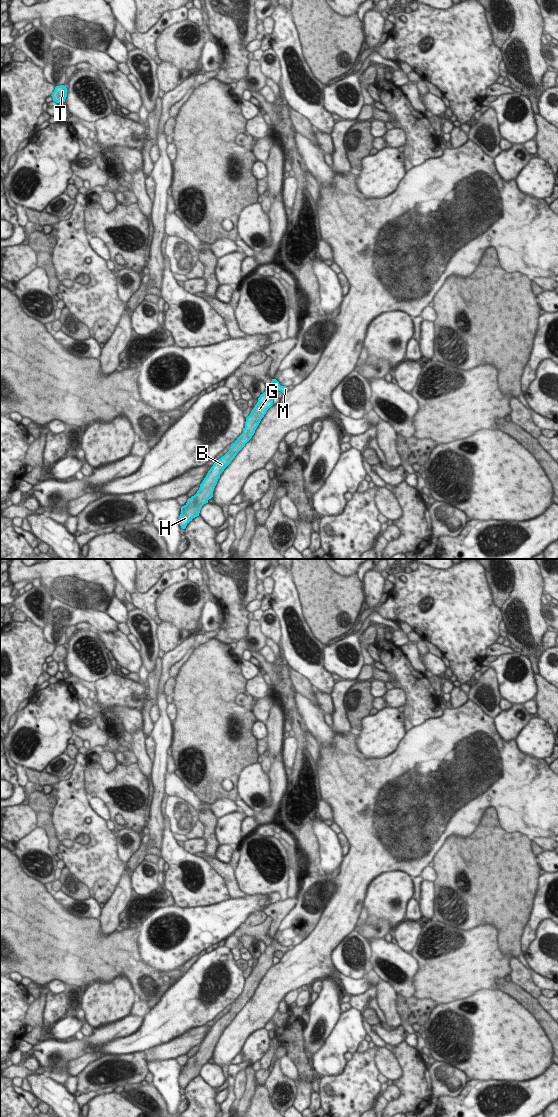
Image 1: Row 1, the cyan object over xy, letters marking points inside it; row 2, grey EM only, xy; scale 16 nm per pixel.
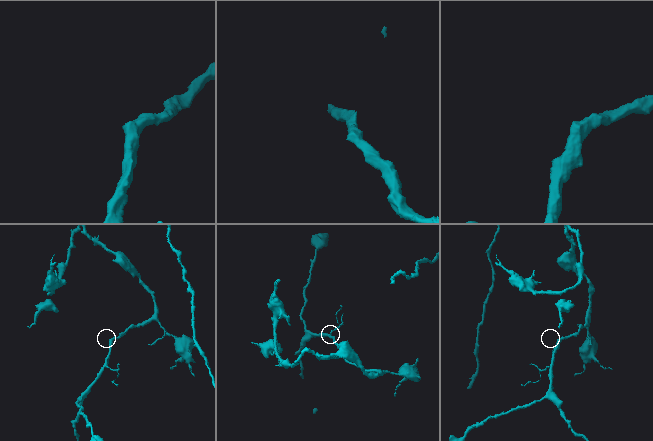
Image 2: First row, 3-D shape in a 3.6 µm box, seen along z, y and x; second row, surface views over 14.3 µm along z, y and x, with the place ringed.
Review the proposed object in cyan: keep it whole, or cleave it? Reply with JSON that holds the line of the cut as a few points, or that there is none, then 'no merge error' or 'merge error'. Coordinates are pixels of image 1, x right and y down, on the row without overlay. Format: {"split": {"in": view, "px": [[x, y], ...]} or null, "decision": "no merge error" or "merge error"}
{"split": null, "decision": "no merge error"}

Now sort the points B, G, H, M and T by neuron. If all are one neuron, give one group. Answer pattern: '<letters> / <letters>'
B G H M T

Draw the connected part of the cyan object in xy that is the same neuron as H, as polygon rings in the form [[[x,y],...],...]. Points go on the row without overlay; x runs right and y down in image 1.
[[[272,939],[271,943],[266,947],[266,951],[260,955],[257,964],[246,978],[243,993],[231,1004],[229,1011],[213,1024],[203,1042],[200,1044],[197,1053],[189,1058],[187,1063],[181,1067],[179,1084],[182,1089],[185,1089],[187,1084],[192,1081],[193,1078],[199,1076],[202,1066],[208,1063],[208,1060],[213,1057],[213,1051],[220,1038],[220,1034],[252,998],[261,979],[273,965],[273,954],[276,951],[281,951],[285,954],[288,951],[288,947],[281,946],[276,939]]]

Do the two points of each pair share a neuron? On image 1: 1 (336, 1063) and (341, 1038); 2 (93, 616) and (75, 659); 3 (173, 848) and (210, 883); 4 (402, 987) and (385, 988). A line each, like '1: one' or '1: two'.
1: one
2: two
3: one
4: two

